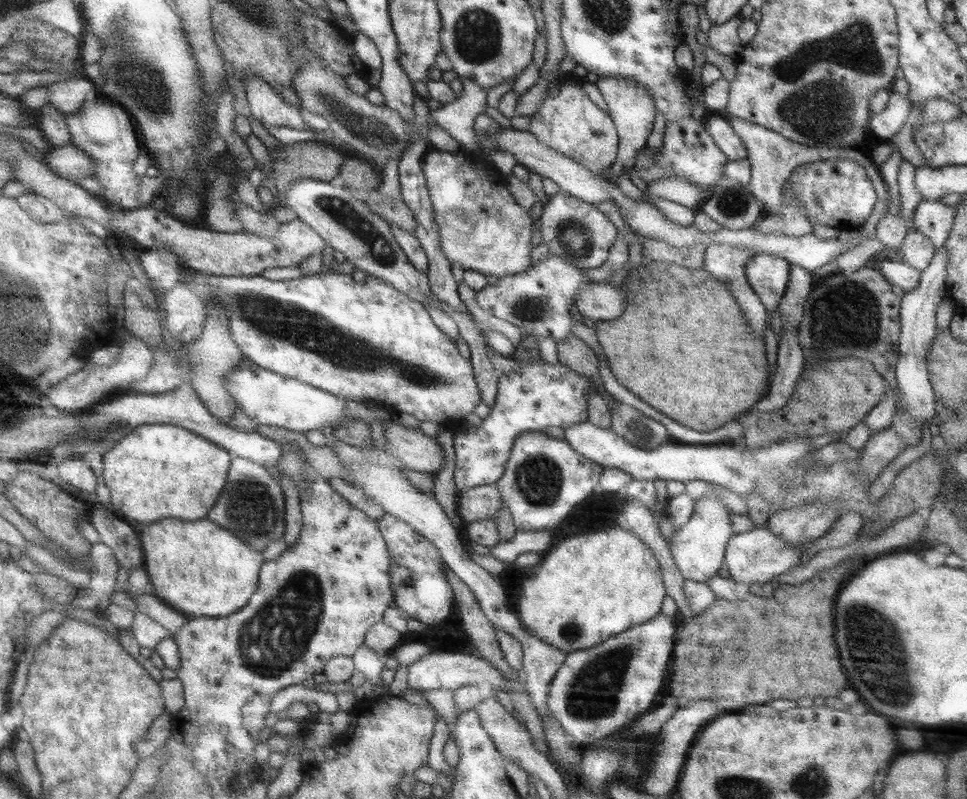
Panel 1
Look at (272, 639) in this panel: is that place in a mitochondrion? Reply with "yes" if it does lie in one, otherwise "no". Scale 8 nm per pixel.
yes

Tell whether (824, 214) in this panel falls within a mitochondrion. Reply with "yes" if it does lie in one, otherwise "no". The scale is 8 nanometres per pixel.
no

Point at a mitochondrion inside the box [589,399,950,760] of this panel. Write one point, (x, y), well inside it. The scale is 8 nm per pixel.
(857, 622)

